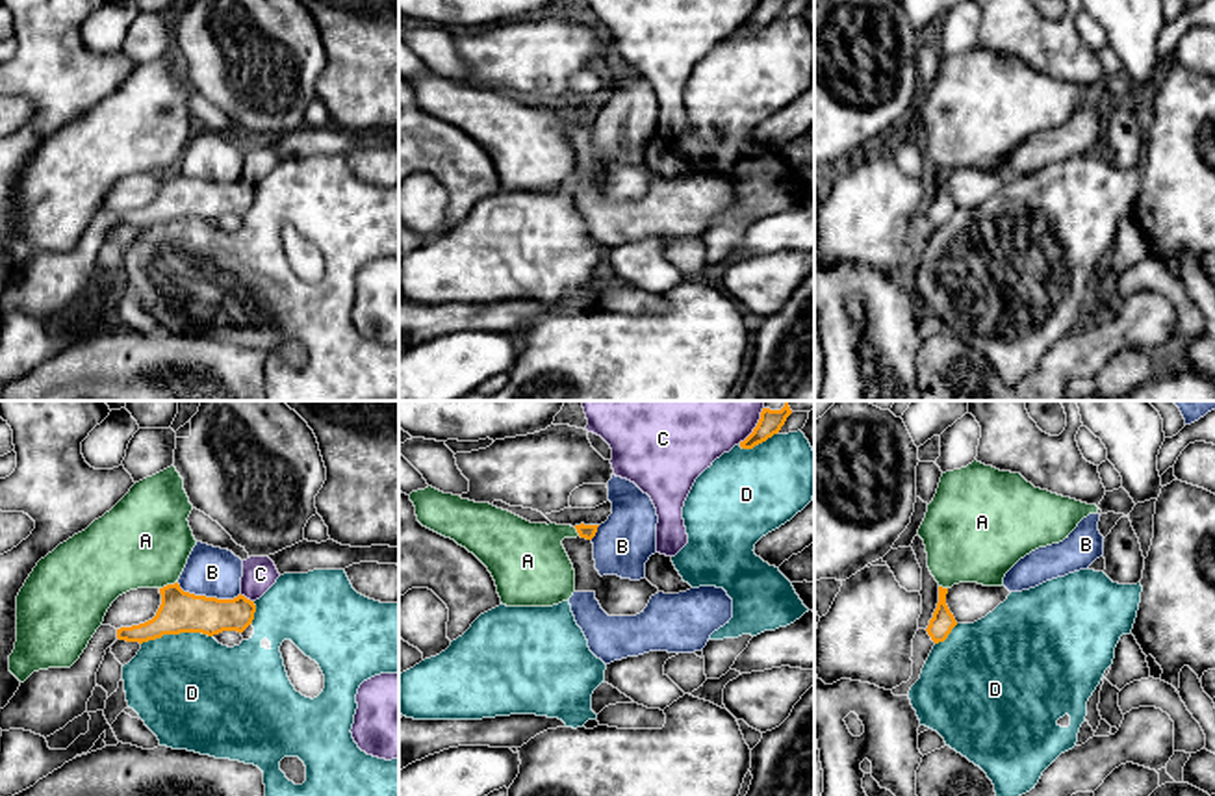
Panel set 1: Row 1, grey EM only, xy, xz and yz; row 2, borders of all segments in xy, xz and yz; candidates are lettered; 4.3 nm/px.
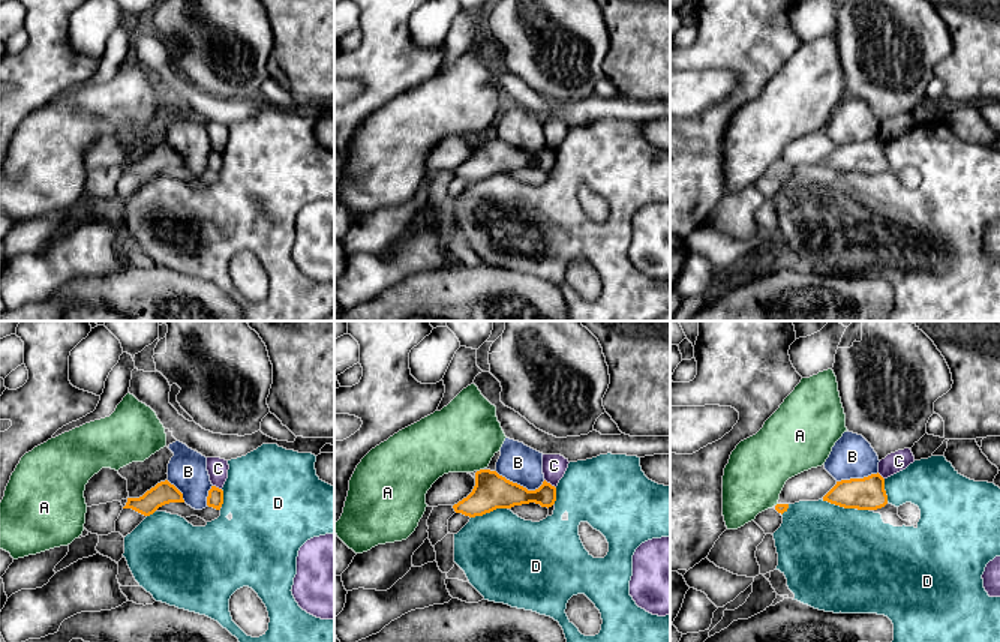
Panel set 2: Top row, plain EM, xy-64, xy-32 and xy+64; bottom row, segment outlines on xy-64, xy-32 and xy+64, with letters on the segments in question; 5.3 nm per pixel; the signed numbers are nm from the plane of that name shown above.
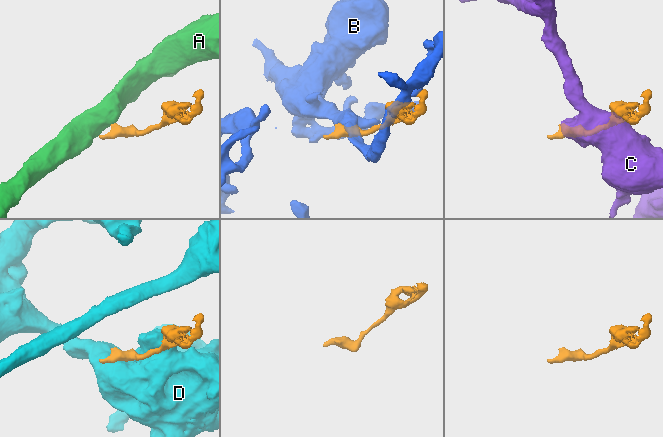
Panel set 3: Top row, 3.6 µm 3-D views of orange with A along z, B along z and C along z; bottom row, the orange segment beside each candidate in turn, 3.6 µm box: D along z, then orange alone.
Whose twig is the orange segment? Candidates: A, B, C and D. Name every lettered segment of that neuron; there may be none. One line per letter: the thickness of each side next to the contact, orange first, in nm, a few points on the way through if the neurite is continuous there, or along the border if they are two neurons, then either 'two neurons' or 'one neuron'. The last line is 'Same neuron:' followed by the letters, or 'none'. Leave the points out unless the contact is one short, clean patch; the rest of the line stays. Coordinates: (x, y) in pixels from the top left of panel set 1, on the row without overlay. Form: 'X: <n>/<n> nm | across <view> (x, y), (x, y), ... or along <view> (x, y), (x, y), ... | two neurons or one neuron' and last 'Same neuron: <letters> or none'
A: 180/400 nm | along xy (177, 166), (160, 173) | two neurons
B: 180/220 nm | two neurons
C: 170/150 nm | two neurons
D: 180/480 nm | two neurons
Same neuron: none

